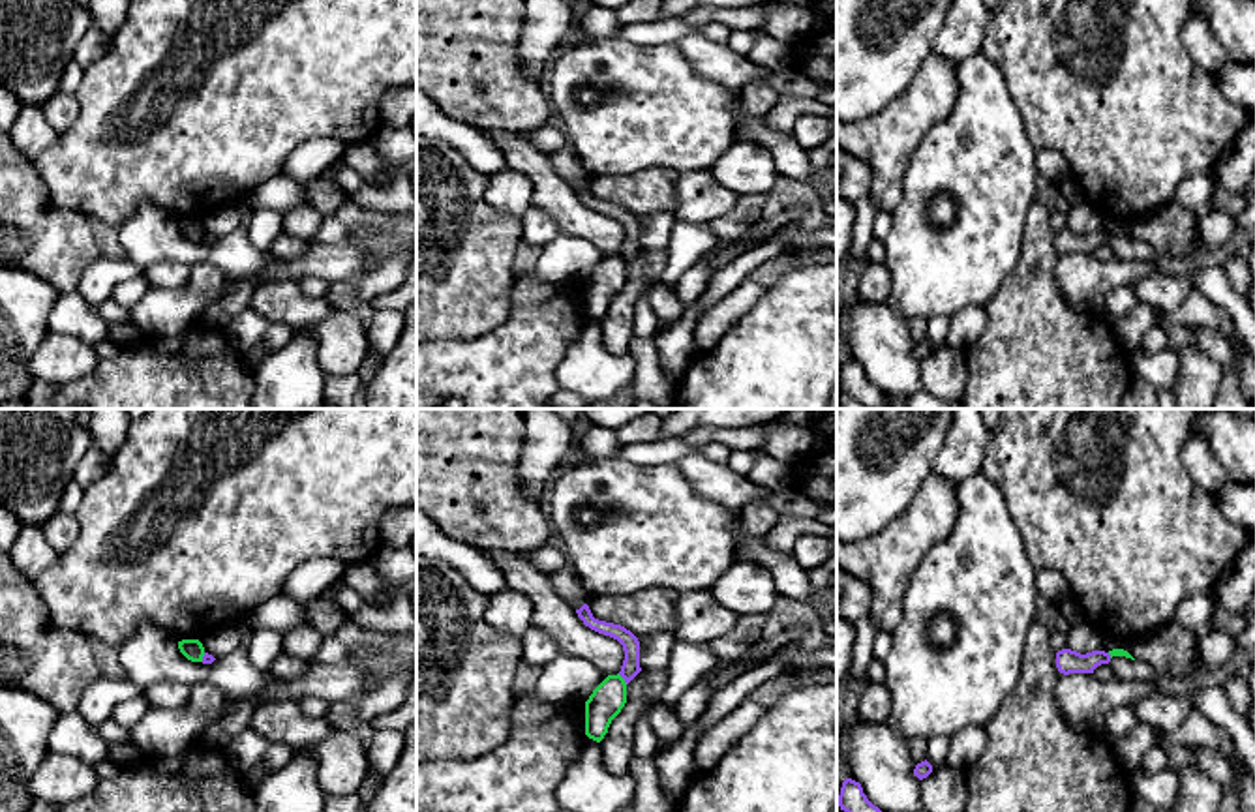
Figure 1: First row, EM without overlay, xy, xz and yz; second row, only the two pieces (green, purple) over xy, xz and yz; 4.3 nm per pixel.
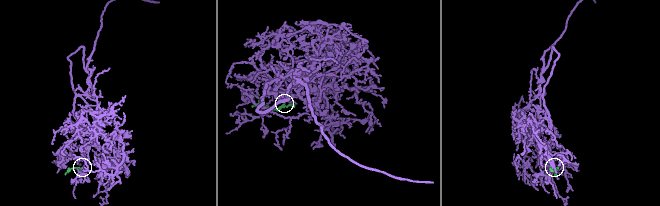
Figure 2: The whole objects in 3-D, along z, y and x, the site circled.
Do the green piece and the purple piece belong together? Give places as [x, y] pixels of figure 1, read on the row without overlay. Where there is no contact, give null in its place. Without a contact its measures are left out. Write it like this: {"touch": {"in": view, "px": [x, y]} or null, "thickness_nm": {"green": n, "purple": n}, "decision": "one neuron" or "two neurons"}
{"touch": {"in": "xz", "px": [623, 259]}, "thickness_nm": {"green": 150, "purple": 80}, "decision": "two neurons"}

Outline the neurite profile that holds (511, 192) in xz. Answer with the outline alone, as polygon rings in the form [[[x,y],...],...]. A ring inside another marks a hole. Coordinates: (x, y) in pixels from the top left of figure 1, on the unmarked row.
[[[503,167],[488,176],[484,197],[497,212],[522,221],[523,214],[533,208],[533,182],[527,174]]]

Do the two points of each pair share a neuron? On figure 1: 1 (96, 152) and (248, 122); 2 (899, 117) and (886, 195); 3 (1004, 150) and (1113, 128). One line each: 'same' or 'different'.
1: same
2: same
3: different

